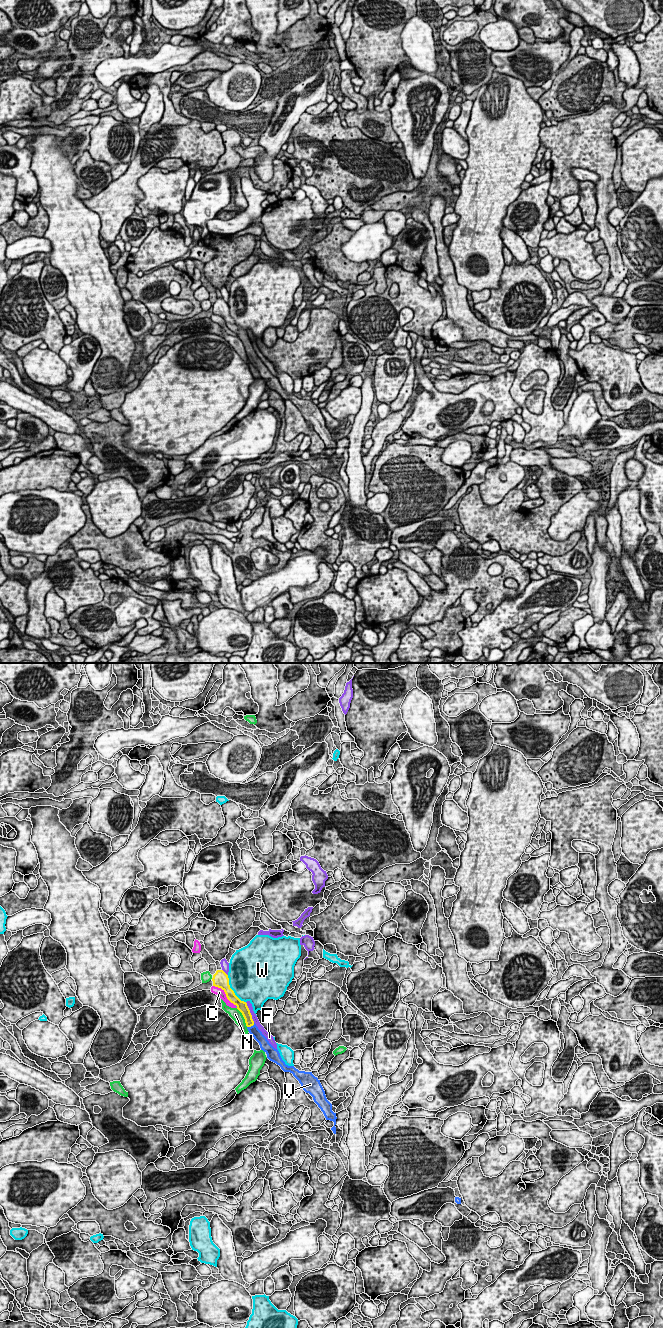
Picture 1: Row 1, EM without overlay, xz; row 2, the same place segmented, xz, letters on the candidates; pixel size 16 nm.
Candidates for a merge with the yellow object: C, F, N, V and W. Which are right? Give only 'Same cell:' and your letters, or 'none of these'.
Same cell: V

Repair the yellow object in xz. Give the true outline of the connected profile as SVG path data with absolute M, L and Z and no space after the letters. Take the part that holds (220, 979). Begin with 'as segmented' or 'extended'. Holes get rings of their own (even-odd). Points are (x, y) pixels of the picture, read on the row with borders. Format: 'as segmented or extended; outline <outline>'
extended; outline M217 970L213 975L212 981L213 986L221 988L225 992L227 999L237 1006L237 1009L242 1013L245 1019L249 1033L259 1043L261 1050L267 1054L267 1058L279 1065L284 1072L292 1073L301 1084L303 1090L313 1097L314 1102L321 1109L326 1120L334 1122L334 1126L331 1128L331 1130L334 1134L336 1134L336 1113L332 1111L332 1104L327 1100L320 1080L315 1077L312 1072L299 1071L294 1066L288 1066L285 1064L280 1056L279 1051L269 1043L267 1038L254 1023L247 1003L241 1001L230 988L228 975L223 970Z

